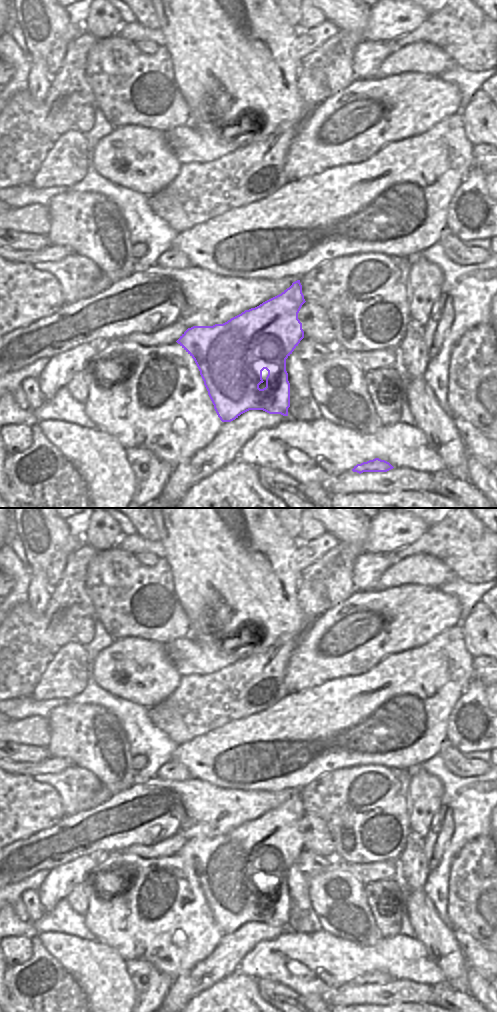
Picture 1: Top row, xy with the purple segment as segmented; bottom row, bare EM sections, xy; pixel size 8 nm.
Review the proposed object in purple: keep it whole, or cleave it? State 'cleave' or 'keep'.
cleave

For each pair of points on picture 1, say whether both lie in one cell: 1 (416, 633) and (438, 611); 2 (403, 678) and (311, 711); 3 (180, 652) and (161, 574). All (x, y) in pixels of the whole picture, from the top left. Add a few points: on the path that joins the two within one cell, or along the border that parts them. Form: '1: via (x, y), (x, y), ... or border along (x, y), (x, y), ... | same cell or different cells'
1: via (421, 628), (433, 616) | same cell
2: via (380, 701), (370, 711), (334, 711) | same cell
3: border along (189, 635), (183, 638), (175, 638), (164, 644) | different cells

